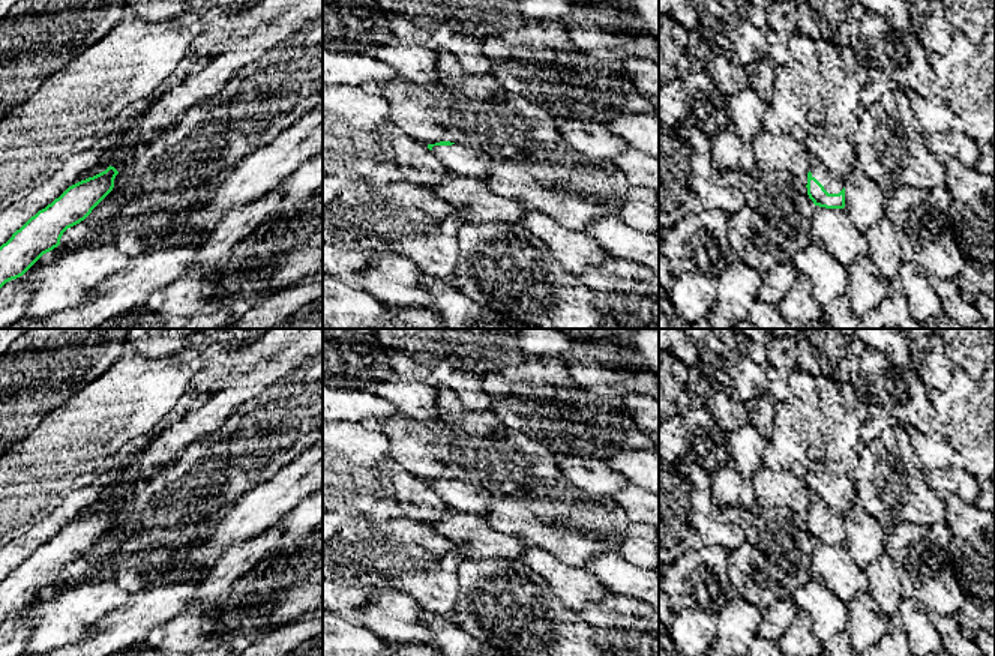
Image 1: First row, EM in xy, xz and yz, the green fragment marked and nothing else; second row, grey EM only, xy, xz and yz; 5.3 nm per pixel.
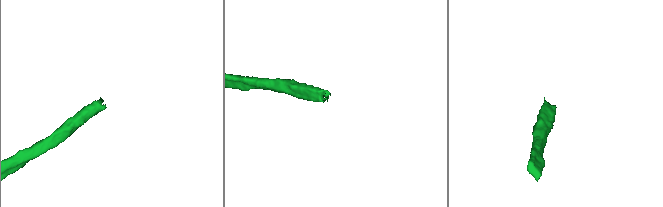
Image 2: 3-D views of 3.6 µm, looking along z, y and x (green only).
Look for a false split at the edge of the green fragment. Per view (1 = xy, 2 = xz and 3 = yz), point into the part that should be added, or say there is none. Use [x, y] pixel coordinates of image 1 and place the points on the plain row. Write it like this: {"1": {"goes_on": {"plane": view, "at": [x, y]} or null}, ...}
{"1": {"goes_on": {"plane": "xy", "at": [126, 493]}}, "2": {"goes_on": {"plane": "xz", "at": [458, 496]}}, "3": {"goes_on": {"plane": "yz", "at": [818, 508]}}}

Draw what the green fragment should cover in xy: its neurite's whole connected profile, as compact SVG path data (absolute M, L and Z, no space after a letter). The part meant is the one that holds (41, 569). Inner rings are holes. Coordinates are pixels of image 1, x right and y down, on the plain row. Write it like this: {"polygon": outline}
{"polygon": "M125 486L105 507L69 522L17 566L0 582L0 624L23 612L44 590L57 584L63 569L84 557L113 527L116 512L138 492L138 486Z"}

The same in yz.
{"polygon": "M812 495L810 498L806 524L815 542L825 545L845 543L843 518L834 516L818 495Z"}

